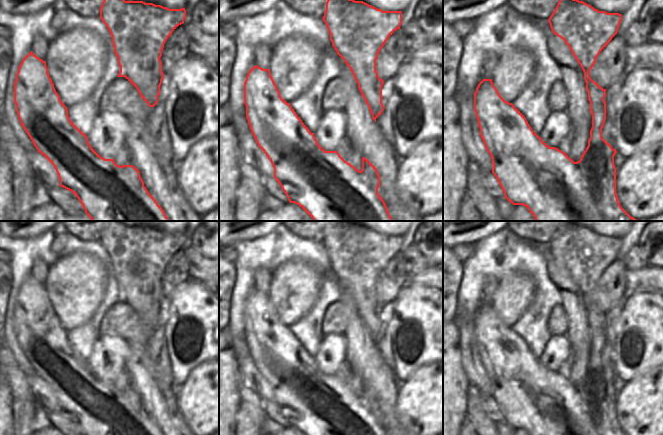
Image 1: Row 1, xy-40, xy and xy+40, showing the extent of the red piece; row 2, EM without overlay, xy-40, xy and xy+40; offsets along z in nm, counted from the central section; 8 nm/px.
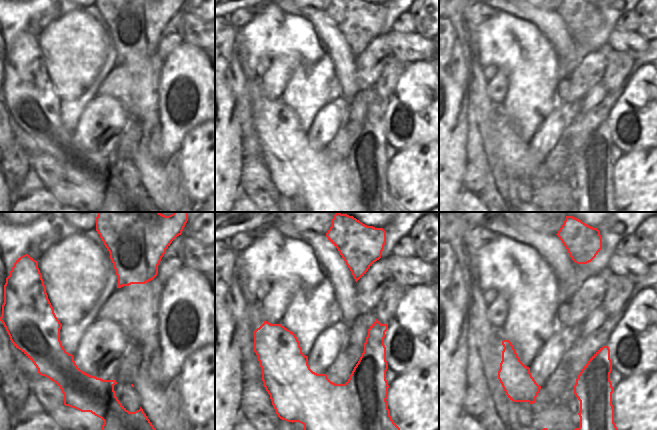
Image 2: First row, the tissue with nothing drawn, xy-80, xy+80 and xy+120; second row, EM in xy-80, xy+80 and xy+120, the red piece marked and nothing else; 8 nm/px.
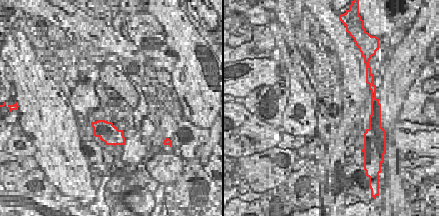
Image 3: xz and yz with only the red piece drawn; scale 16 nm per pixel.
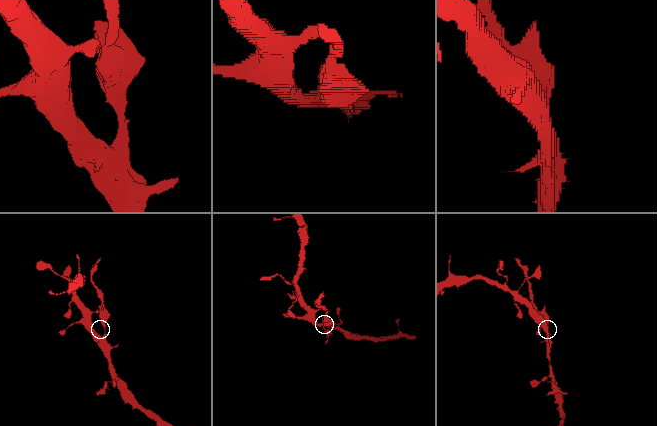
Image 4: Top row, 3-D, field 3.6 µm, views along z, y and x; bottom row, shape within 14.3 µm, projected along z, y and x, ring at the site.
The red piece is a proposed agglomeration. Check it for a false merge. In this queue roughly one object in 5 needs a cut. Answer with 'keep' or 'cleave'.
cleave

